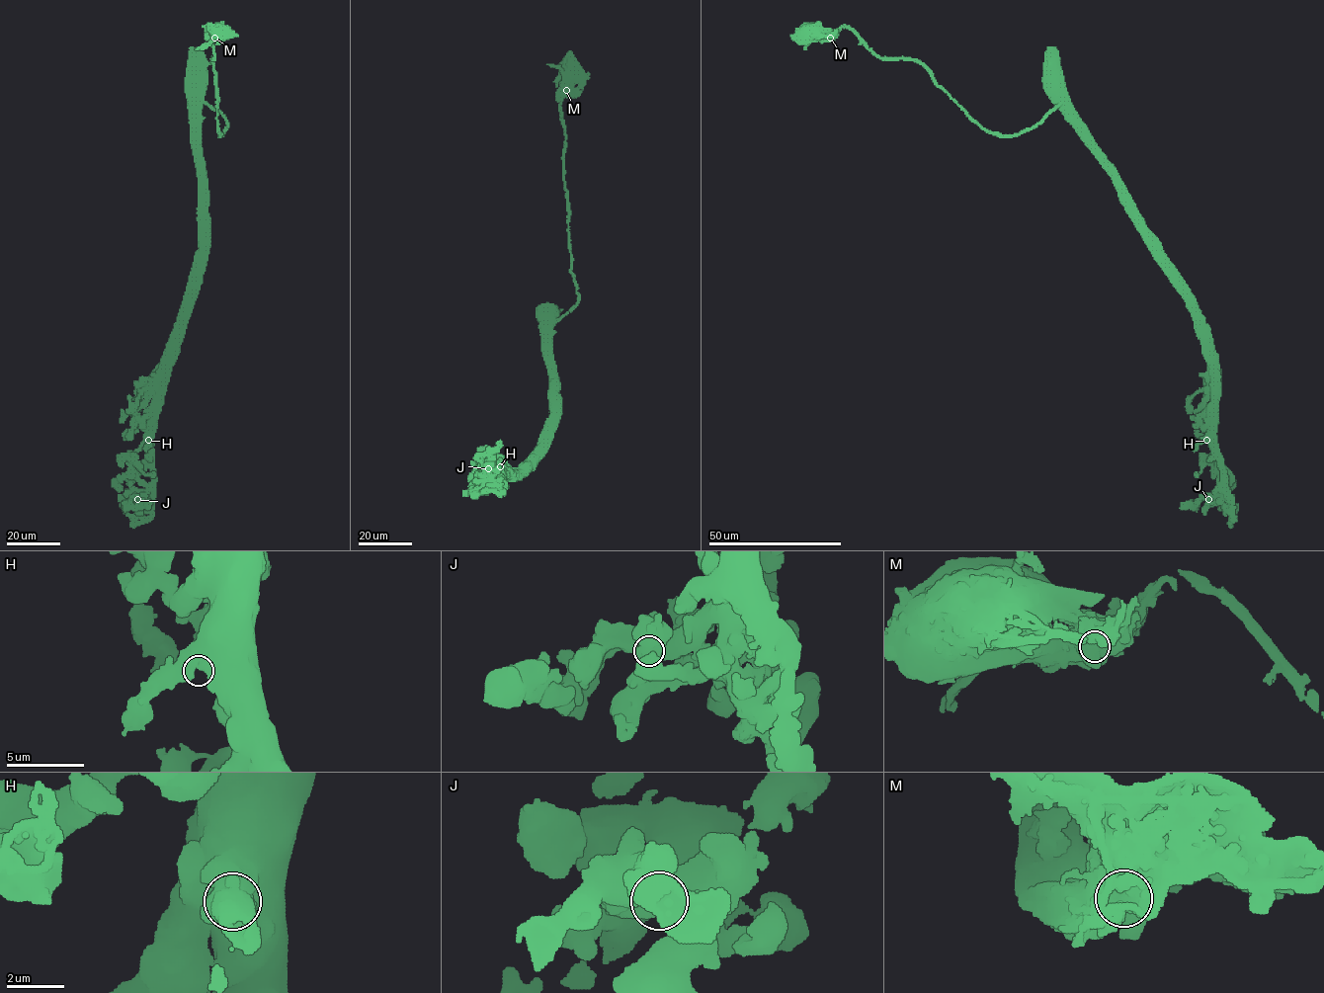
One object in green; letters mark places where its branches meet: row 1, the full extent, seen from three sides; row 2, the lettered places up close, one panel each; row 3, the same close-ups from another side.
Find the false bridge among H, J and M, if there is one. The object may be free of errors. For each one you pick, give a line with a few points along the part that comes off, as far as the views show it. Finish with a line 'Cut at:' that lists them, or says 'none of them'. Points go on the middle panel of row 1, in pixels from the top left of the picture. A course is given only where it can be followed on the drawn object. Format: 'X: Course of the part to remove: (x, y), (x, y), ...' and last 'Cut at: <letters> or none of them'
M: Course of the part to remove: (566, 90), (563, 73), (547, 64)
Cut at: M

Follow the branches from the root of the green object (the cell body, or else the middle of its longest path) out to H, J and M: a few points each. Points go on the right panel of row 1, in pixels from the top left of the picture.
H: (1187, 299), (1187, 307), (1205, 342), (1211, 372), (1209, 437), (1206, 440)
J: (1187, 299), (1187, 307), (1205, 342), (1211, 372), (1214, 452), (1220, 469), (1221, 489), (1208, 499)
M: (1187, 299), (1116, 171), (1062, 103), (1030, 128), (990, 133), (918, 62), (879, 57), (845, 26), (830, 38)

